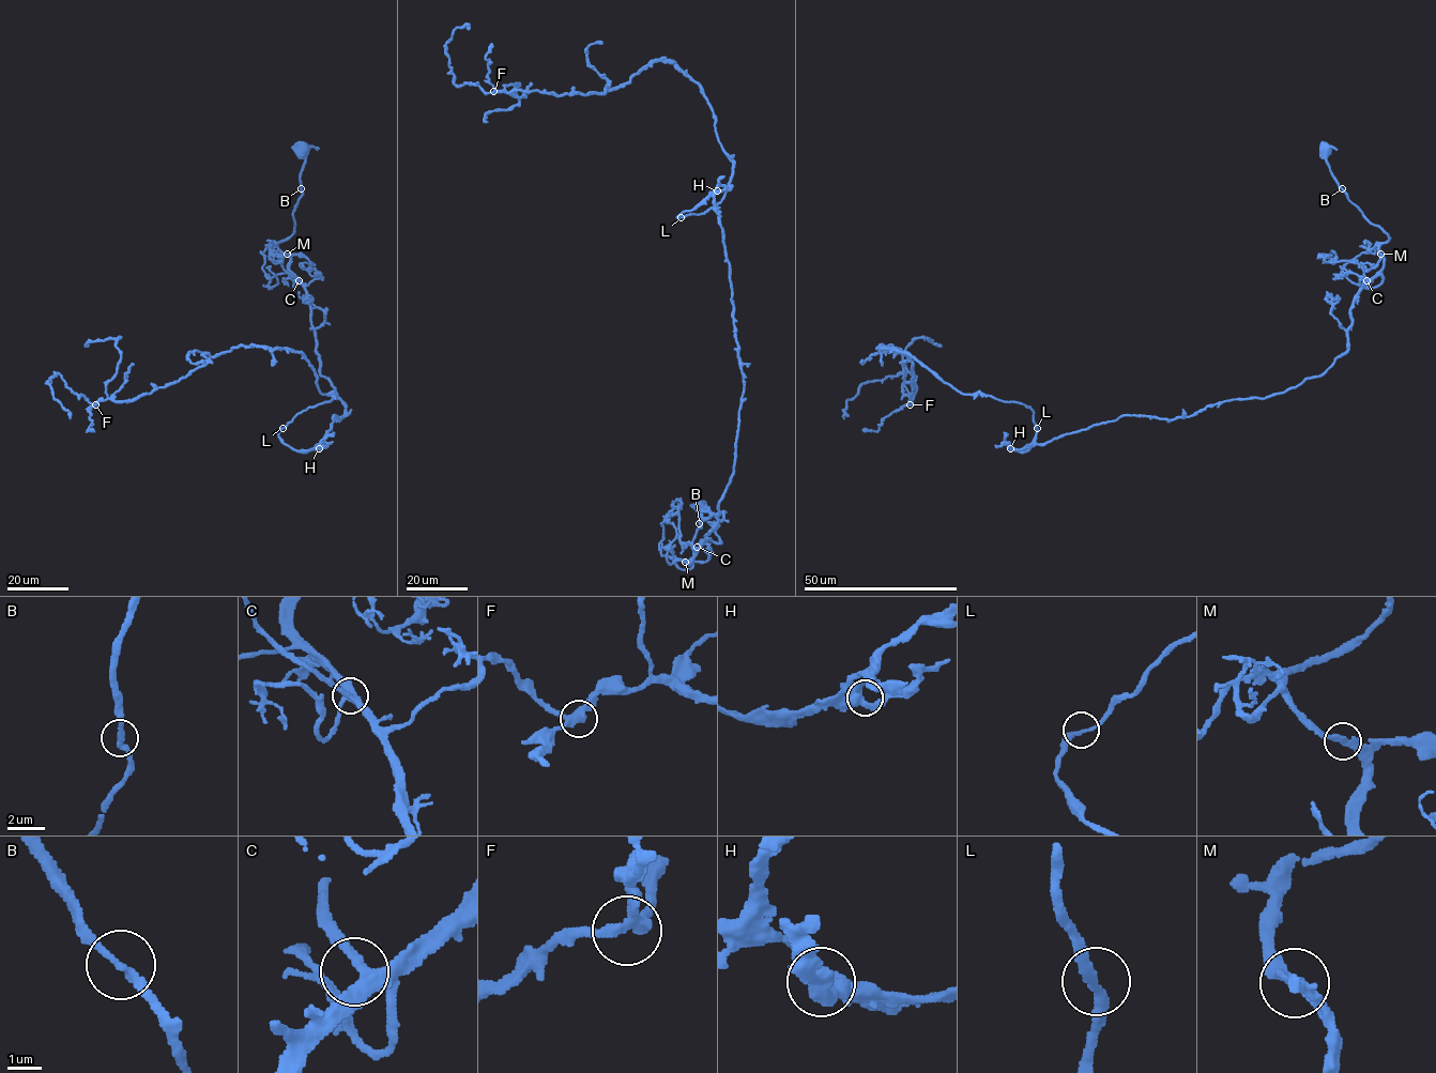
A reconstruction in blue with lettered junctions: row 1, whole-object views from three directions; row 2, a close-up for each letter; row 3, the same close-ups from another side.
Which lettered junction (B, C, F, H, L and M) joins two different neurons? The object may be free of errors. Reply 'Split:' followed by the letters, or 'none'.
Split: none

